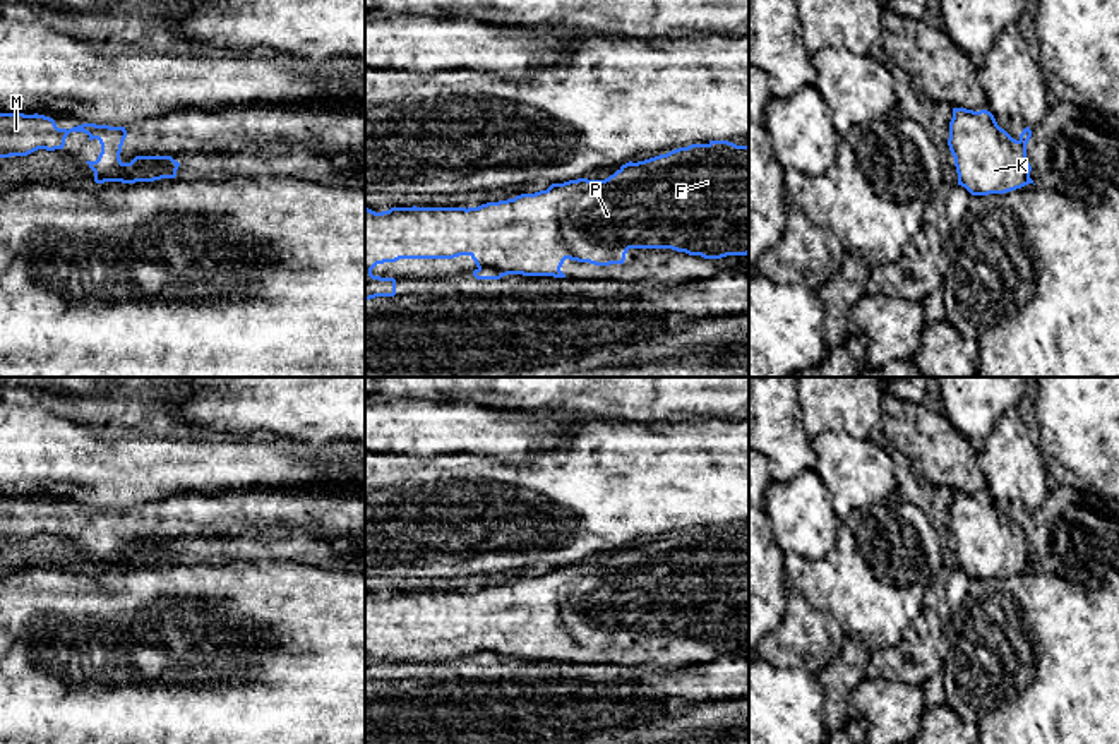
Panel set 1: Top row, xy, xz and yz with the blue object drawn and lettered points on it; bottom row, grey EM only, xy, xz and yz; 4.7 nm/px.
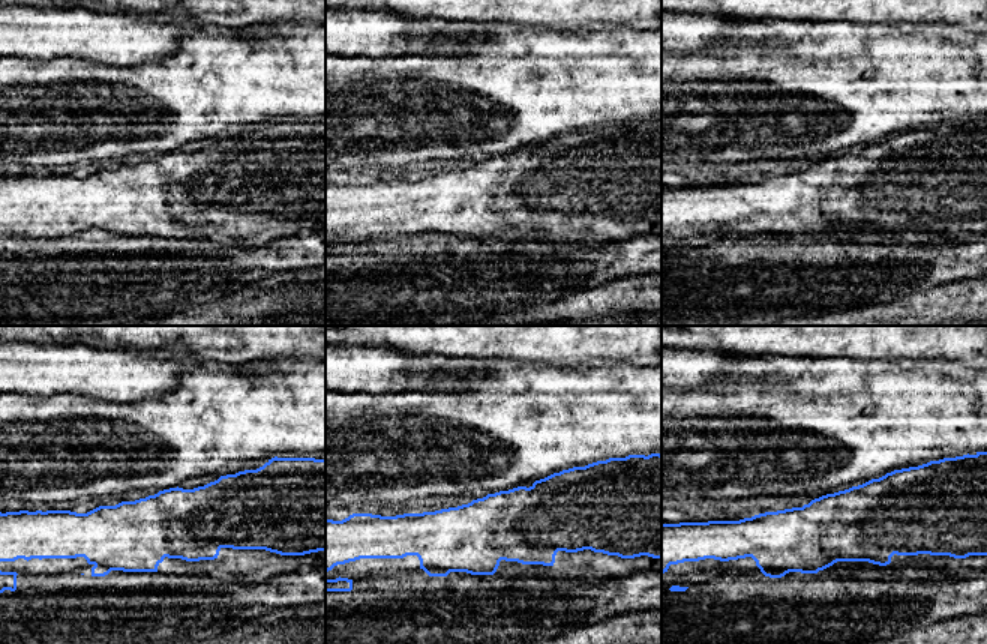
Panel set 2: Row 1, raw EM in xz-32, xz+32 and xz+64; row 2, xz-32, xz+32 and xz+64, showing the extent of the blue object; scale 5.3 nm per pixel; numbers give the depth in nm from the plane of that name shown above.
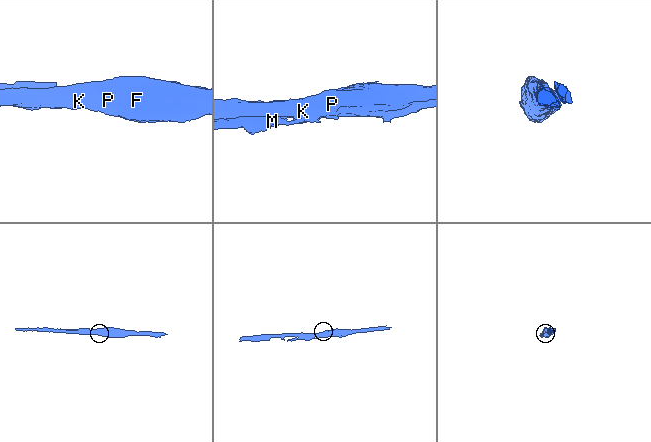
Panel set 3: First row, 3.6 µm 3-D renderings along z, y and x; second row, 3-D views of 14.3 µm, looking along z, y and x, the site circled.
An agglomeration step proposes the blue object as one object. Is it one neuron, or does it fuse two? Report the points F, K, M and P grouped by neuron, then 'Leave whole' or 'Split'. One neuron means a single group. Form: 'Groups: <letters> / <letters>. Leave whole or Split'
Groups: F K P / M. Split

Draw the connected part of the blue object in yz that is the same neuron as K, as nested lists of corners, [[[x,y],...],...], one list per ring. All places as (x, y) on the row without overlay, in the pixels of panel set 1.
[[[953,492],[948,530],[954,542],[958,569],[972,579],[1006,578],[1030,567],[1026,531],[1001,513],[987,494]]]

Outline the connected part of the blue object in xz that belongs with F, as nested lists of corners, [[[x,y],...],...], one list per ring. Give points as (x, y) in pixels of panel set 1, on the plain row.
[[[709,525],[708,528],[691,528],[673,533],[637,547],[622,549],[613,559],[605,564],[577,562],[564,567],[552,567],[547,574],[535,578],[521,578],[514,583],[487,586],[478,591],[391,591],[389,595],[375,597],[365,591],[365,657],[372,657],[377,648],[396,646],[399,643],[454,643],[470,639],[478,653],[488,651],[523,660],[554,660],[565,662],[560,655],[565,643],[589,646],[595,650],[624,648],[629,633],[672,633],[689,639],[704,643],[721,643],[727,639],[749,638],[749,530],[737,530],[728,525]]]

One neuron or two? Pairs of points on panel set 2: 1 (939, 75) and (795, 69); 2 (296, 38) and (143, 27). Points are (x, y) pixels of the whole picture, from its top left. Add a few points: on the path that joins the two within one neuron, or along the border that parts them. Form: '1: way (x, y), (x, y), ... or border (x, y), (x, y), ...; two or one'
1: way (903, 75), (831, 71); one
2: border (206, 27), (186, 35), (171, 54); two

